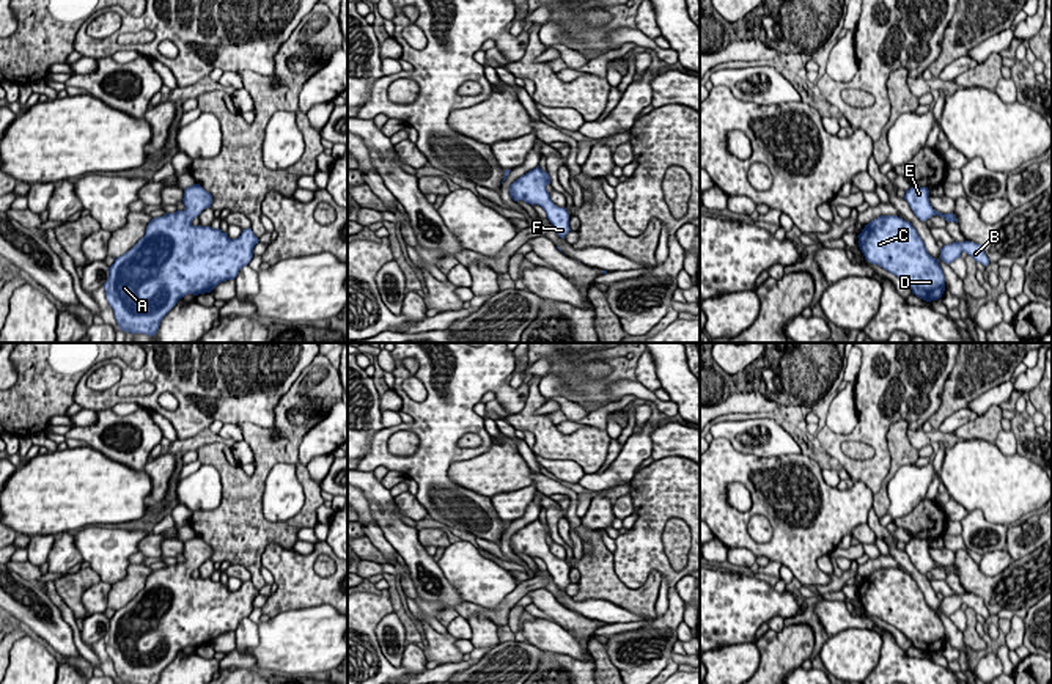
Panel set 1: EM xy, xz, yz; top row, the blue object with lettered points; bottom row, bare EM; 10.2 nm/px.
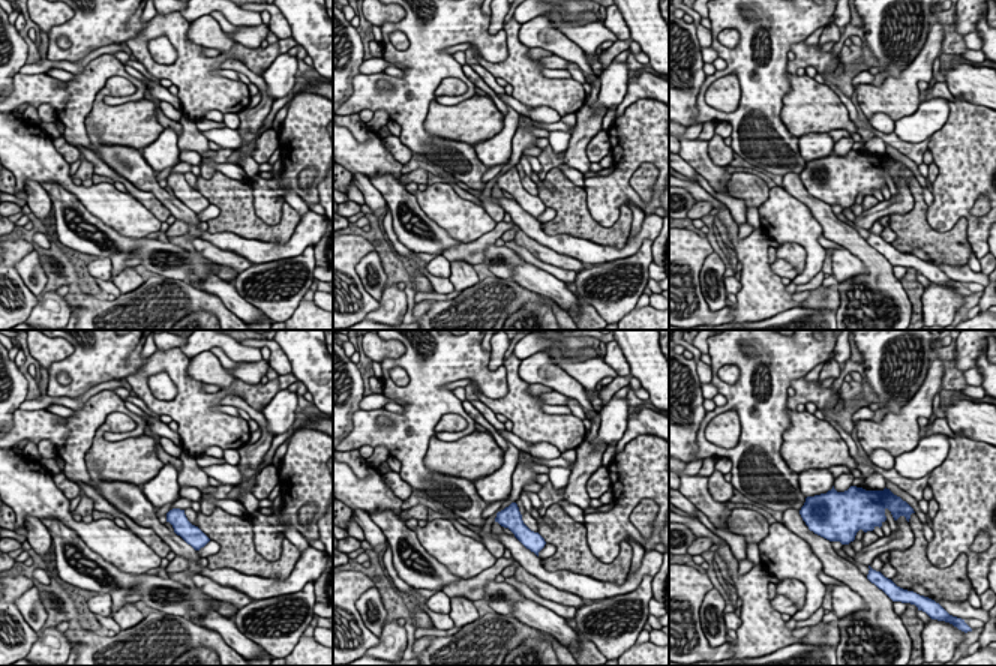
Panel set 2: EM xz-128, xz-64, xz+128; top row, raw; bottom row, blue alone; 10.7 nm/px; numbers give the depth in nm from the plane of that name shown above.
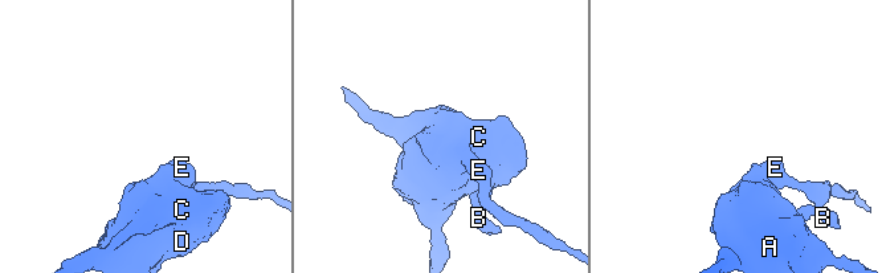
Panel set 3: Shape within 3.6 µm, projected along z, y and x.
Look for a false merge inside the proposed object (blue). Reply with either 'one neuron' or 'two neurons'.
one neuron

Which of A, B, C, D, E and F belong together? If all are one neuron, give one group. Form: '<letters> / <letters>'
A B C D E F

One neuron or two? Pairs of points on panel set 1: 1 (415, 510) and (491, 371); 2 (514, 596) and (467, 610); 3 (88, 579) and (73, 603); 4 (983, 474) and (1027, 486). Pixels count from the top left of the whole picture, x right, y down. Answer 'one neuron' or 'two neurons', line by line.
1: two neurons
2: one neuron
3: one neuron
4: one neuron

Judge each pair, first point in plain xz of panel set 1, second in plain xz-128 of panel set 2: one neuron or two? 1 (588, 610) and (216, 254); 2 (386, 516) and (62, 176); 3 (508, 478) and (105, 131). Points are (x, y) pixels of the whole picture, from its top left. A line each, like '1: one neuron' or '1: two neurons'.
1: two neurons
2: two neurons
3: one neuron

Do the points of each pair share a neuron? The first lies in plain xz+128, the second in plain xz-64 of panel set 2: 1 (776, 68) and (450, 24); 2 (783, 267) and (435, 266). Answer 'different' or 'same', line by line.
1: same
2: same

